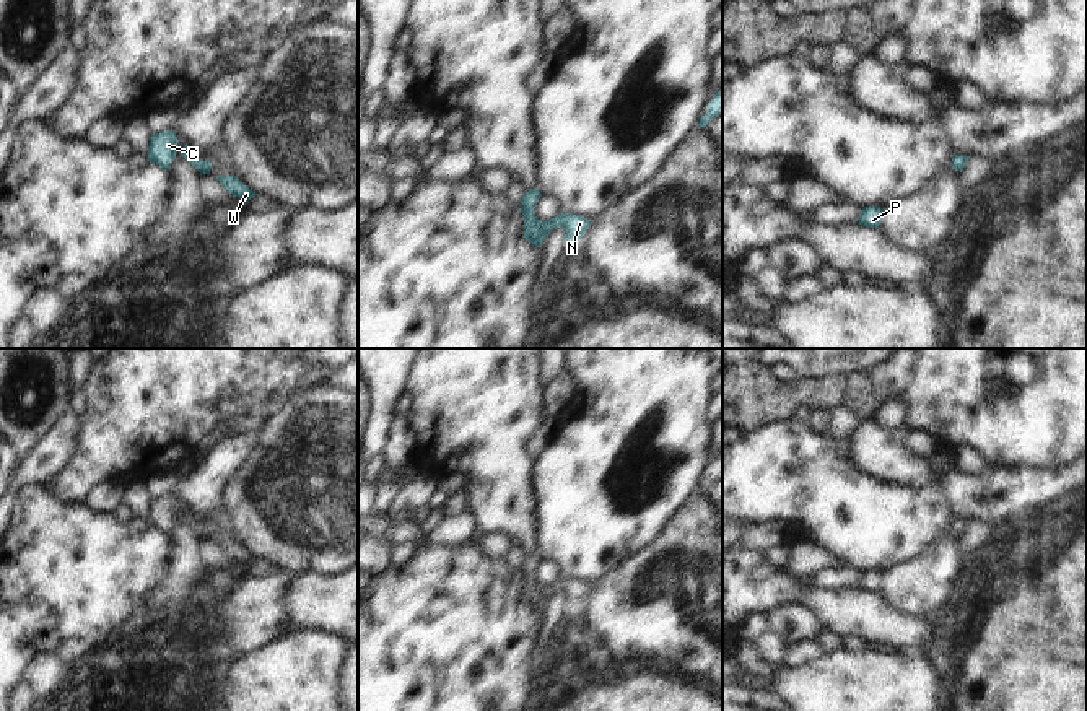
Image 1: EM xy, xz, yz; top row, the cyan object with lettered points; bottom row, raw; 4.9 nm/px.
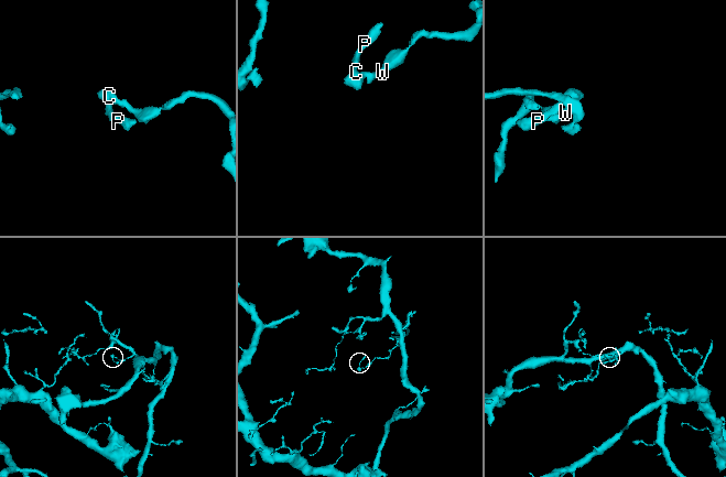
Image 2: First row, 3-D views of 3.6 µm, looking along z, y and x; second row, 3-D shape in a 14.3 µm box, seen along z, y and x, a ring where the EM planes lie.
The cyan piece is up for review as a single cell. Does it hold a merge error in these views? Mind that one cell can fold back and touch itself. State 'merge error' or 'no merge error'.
no merge error

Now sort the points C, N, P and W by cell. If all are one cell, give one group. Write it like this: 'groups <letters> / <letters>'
groups C N P W

